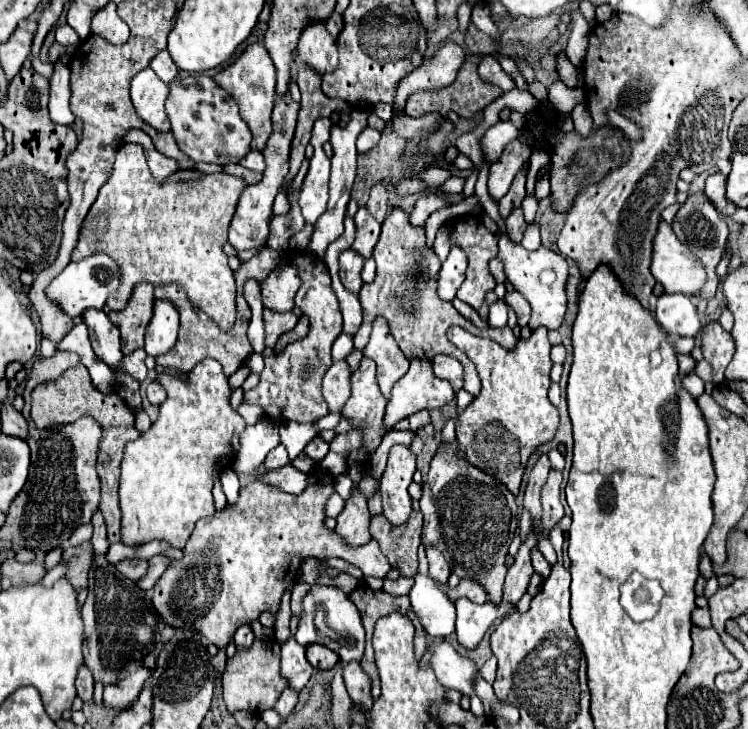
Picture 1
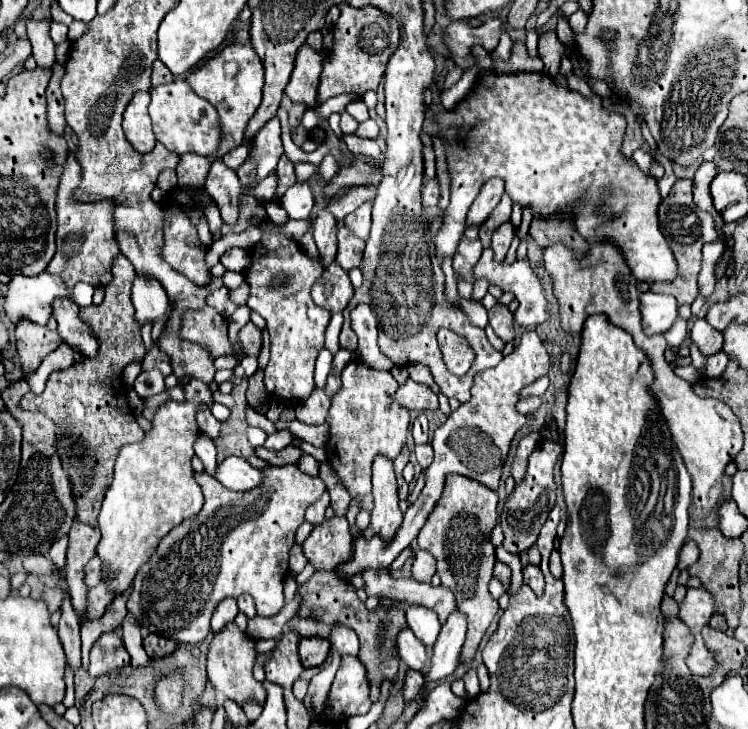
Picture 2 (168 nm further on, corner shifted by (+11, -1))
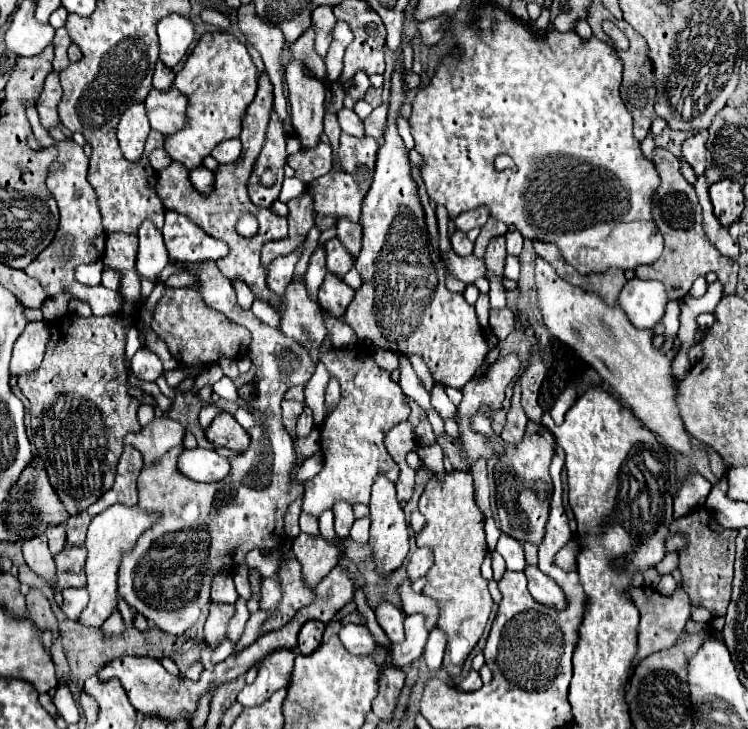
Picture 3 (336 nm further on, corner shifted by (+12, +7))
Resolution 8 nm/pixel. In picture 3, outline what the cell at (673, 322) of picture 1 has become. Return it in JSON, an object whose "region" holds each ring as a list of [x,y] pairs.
{"region":[[[632,279],[624,285],[618,303],[628,313],[628,319],[640,329],[652,329],[664,315],[668,293],[658,281]]]}

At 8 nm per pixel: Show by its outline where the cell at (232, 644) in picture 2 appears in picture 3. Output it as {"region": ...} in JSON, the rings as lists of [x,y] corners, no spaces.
{"region":[[[210,603],[210,615],[204,625],[204,641],[210,649],[216,649],[226,639],[228,623],[234,617],[234,613],[236,613],[234,605]]]}

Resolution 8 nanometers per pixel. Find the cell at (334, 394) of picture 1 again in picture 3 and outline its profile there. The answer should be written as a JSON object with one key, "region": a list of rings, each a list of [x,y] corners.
{"region":[[[304,407],[302,415],[298,417],[298,425],[296,425],[296,431],[298,431],[298,435],[300,435],[300,437],[304,437],[304,435],[308,435],[308,433],[312,431],[312,427],[314,427],[312,409],[310,409],[310,407]]]}

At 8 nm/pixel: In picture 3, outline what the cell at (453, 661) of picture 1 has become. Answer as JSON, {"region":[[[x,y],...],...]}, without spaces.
{"region":[[[378,603],[376,605],[376,619],[380,623],[380,627],[386,631],[388,639],[392,643],[402,643],[404,641],[404,613],[390,605],[390,603]]]}

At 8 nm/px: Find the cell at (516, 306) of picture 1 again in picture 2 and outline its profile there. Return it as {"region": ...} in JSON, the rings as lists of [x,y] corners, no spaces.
{"region":[[[497,303],[491,311],[489,311],[489,325],[493,327],[495,335],[503,341],[503,343],[509,343],[515,339],[515,321],[513,321],[513,313]]]}

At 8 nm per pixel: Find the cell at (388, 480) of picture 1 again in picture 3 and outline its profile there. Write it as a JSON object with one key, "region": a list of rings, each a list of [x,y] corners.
{"region":[[[378,473],[374,485],[372,485],[372,501],[370,501],[370,541],[368,545],[374,551],[374,561],[376,561],[376,571],[386,577],[394,569],[402,565],[402,561],[408,555],[408,525],[404,519],[404,511],[396,499],[396,489],[394,483],[382,473]]]}

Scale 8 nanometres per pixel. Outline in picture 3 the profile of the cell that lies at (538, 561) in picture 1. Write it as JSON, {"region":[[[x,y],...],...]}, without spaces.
{"region":[[[528,565],[524,573],[528,577],[528,591],[538,603],[548,607],[564,607],[564,593],[560,591],[554,579],[550,579],[538,567],[532,567],[532,565]]]}

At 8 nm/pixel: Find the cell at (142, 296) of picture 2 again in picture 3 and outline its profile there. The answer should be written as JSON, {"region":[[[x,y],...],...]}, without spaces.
{"region":[[[144,223],[144,227],[140,227],[138,231],[138,239],[140,239],[140,247],[138,247],[136,271],[156,285],[158,275],[170,263],[162,233],[156,231],[152,223]]]}

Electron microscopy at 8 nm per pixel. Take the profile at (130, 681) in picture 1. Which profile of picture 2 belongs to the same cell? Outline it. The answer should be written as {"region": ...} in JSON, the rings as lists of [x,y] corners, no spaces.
{"region":[[[103,633],[91,647],[89,675],[119,671],[125,665],[129,665],[129,653],[123,645],[123,639],[117,633]]]}

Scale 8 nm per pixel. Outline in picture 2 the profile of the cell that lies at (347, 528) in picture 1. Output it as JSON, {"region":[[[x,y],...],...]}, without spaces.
{"region":[[[333,517],[317,525],[303,541],[303,555],[317,571],[335,571],[337,565],[351,559],[353,539],[345,517]]]}

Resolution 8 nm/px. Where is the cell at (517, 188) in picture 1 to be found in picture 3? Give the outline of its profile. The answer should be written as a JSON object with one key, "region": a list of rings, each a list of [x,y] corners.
{"region":[[[490,217],[488,223],[480,229],[480,235],[478,235],[478,239],[476,239],[474,255],[476,255],[476,257],[482,257],[484,251],[486,251],[488,241],[490,241],[492,237],[496,237],[496,235],[504,235],[504,233],[508,233],[508,225],[502,223],[502,221],[498,221],[498,219],[494,219],[494,217]]]}

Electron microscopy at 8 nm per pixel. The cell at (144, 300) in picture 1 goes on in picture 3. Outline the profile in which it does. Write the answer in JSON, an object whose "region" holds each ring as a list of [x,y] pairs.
{"region":[[[108,235],[106,237],[106,253],[104,253],[104,265],[110,265],[112,269],[120,271],[120,297],[122,297],[122,311],[106,317],[80,317],[74,313],[66,313],[64,317],[54,319],[50,325],[52,339],[48,343],[46,355],[42,365],[26,375],[20,375],[18,387],[22,395],[30,401],[30,439],[34,447],[40,451],[40,457],[44,459],[48,467],[48,477],[52,487],[56,489],[58,497],[62,499],[66,511],[70,515],[76,515],[84,509],[88,509],[100,495],[104,495],[116,479],[116,467],[118,459],[124,451],[122,439],[128,433],[140,431],[140,423],[136,419],[138,405],[147,404],[148,396],[141,399],[132,399],[128,395],[126,385],[126,369],[124,369],[124,347],[126,347],[126,327],[136,325],[140,309],[140,277],[136,275],[134,263],[136,263],[136,235]]]}

